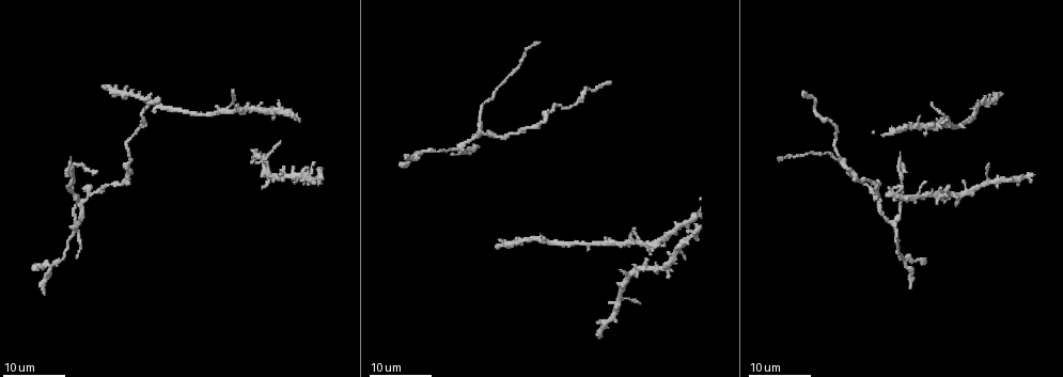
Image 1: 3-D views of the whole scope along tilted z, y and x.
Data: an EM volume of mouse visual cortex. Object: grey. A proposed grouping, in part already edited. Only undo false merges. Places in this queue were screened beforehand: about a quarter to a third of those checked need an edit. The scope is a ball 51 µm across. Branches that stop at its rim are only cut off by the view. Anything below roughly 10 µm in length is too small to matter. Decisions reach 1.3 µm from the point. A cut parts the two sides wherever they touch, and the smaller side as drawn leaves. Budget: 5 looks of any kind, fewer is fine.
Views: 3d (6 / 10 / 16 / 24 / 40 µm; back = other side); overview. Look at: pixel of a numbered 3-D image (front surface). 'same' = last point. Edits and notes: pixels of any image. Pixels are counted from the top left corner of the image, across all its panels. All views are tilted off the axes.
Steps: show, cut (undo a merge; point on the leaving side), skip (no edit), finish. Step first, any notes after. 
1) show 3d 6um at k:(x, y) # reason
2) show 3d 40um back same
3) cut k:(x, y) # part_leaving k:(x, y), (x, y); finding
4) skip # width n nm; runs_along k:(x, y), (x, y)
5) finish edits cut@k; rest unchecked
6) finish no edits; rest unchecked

show 3d 16um at 1:(892, 224) # four or more arms meet

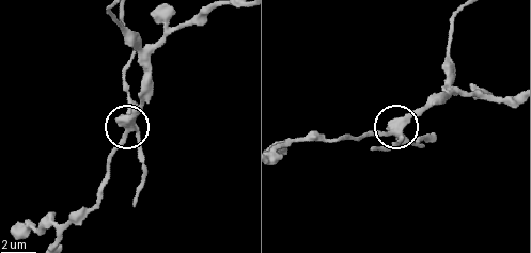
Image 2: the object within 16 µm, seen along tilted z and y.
show 3d 10um at 2:(398, 121) # zoom in

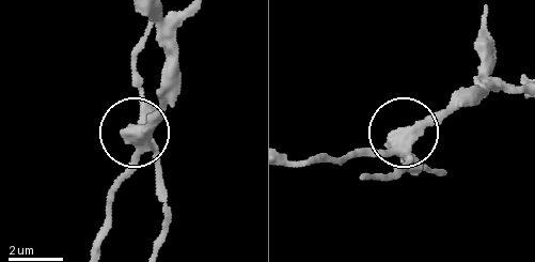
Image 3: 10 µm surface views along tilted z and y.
cut 3:(159, 176) # a second neuron is stuck on

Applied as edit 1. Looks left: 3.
show overview

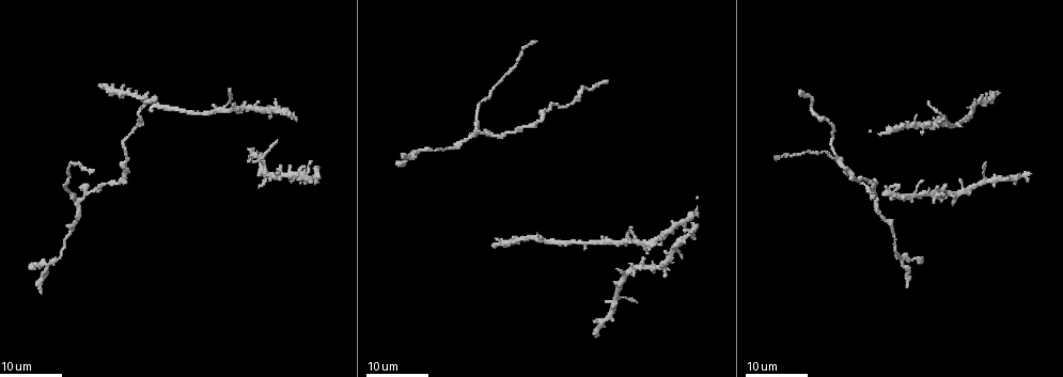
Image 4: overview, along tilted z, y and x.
show 3d 24um at 4:(79, 198) # arms part here

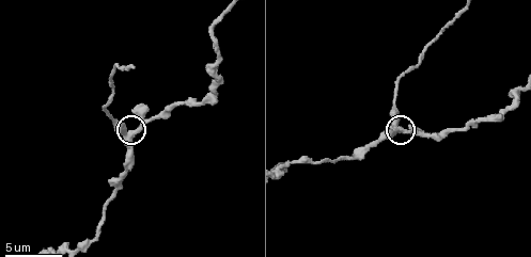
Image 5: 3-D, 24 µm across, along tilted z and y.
show 3d 6um at 5:(131, 131)

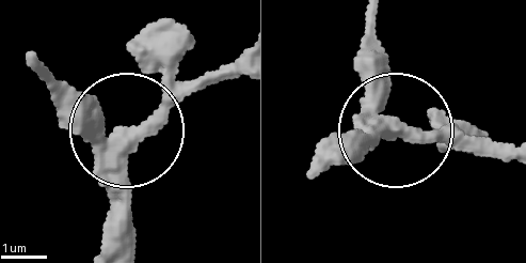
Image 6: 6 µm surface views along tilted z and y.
cut 6:(70, 113) # width 370 nm; part_leaving 6:(367, 115), (373, 16); a second neuron is stuck on

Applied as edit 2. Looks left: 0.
finish edits cut@3, cut@6; rest unchecked

